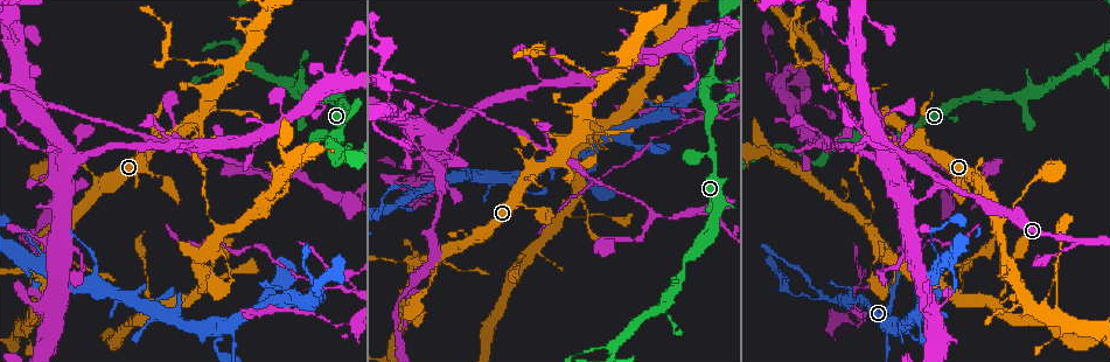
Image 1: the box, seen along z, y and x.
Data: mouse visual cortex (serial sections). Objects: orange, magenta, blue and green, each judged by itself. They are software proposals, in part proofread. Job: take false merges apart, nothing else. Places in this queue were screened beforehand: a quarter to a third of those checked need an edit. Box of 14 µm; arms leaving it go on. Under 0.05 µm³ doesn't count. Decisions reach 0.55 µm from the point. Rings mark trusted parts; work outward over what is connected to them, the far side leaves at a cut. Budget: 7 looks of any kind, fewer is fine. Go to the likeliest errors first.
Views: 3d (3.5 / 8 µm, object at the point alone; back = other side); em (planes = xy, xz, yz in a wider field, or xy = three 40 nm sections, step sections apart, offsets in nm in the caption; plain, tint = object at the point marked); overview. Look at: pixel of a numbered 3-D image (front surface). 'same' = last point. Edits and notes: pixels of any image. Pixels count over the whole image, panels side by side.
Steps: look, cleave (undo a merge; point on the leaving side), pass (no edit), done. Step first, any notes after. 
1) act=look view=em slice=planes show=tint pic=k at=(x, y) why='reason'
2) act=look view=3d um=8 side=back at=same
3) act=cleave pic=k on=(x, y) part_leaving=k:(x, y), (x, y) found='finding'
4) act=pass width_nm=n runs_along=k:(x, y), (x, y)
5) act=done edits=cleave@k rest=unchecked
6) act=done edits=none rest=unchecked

act=look view=em slice=xy step=5 show=tint pic=1 at=(321, 300) why='a fork'

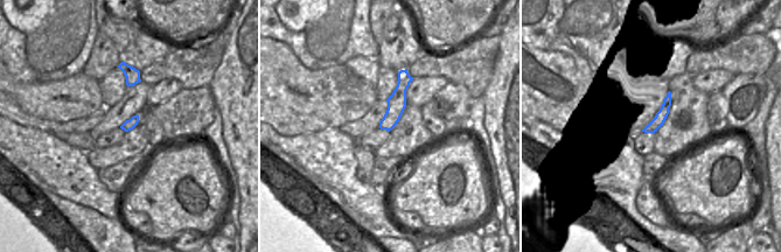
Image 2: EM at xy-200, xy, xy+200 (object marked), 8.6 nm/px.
act=look view=3d um=3.5 at=same why='wider look'

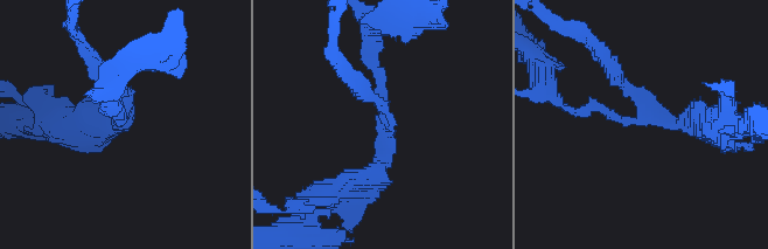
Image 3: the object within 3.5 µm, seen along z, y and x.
act=pass runs_along=2:(404, 72), (395, 111), (383, 126) found='one cell here'

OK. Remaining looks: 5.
act=look view=3d um=8 pic=1 at=(228, 69) why='arms part here'

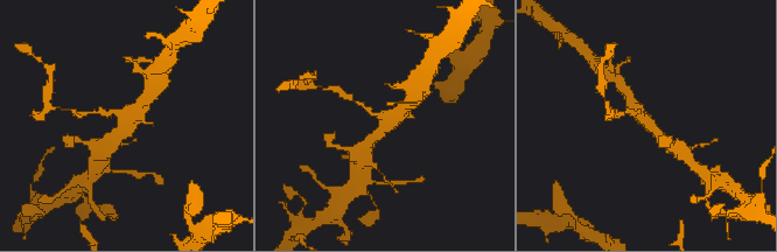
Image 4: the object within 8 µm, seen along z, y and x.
act=look view=3d um=3.5 pic=4 at=(389, 121) why='closer look'

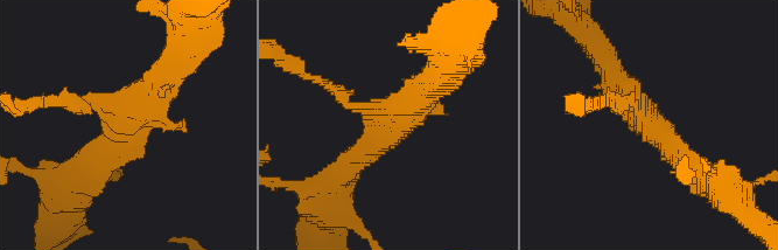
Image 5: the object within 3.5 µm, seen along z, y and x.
act=look view=em slice=xy step=2 show=tint pic=5 at=(386, 119) why='now the EM'

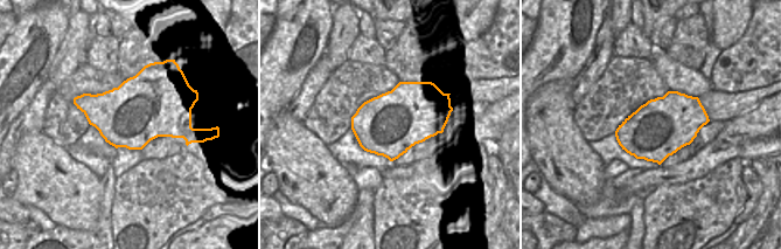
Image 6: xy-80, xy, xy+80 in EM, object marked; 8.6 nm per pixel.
act=pass runs_along=5:(84, 164), (124, 134), (170, 67) found='all the same cell'

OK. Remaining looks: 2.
act=look view=3d um=3.5 pic=1 at=(550, 55) why='thin neck'

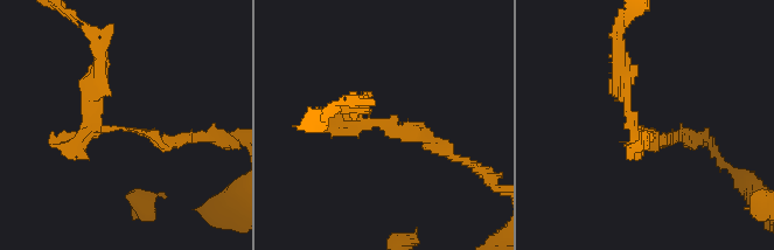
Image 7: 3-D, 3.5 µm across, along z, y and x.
act=look view=em slice=xy step=3 show=tint pic=7 at=(386, 130)

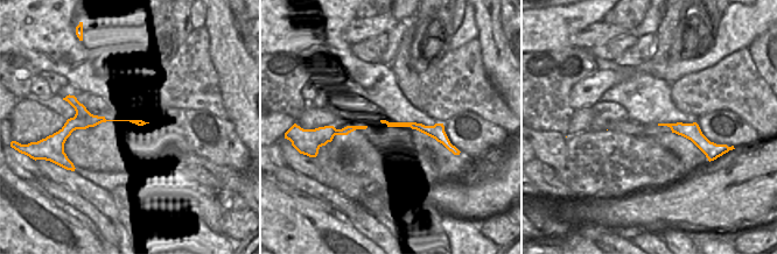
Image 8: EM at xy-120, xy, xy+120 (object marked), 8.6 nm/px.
act=cleave pic=7 on=(360, 124) border=8:(698, 125), (670, 127) found='a second cell is stuck on'

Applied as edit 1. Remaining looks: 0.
act=done edits=cleave@7 rest=unchecked

